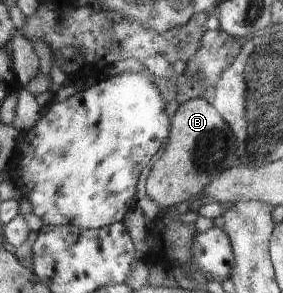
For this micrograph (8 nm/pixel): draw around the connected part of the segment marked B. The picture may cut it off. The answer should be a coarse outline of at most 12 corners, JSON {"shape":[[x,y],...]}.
{"shape":[[203,97],[171,116],[147,178],[163,209],[238,163],[235,135]]}

